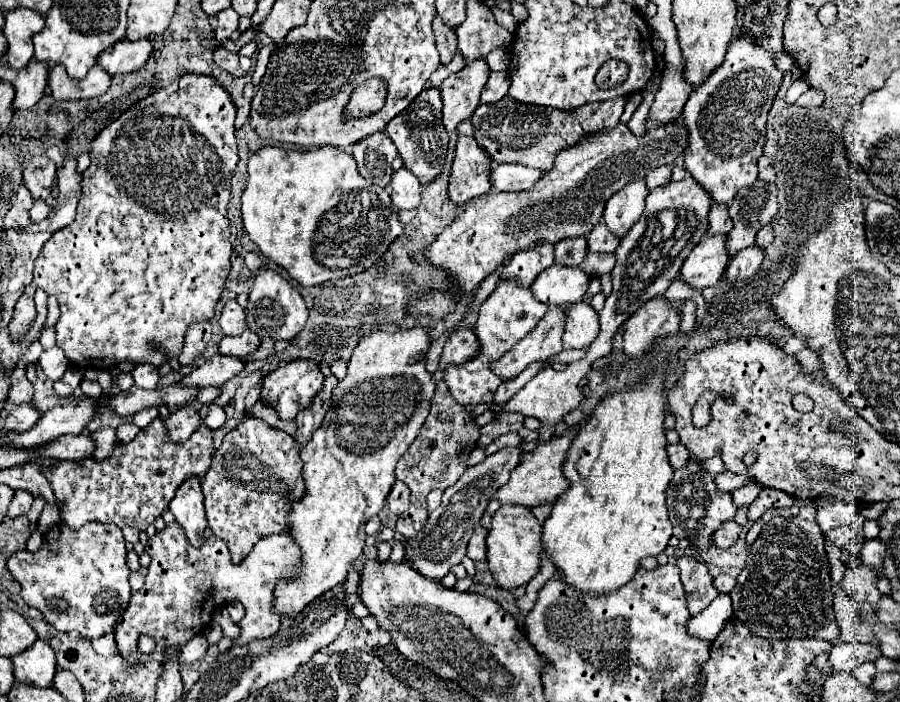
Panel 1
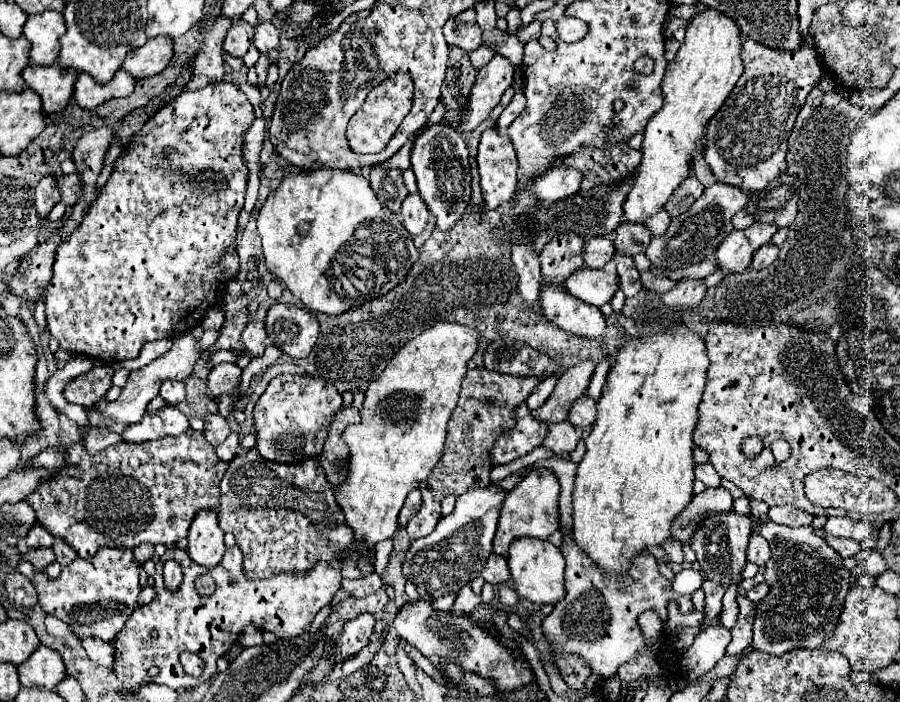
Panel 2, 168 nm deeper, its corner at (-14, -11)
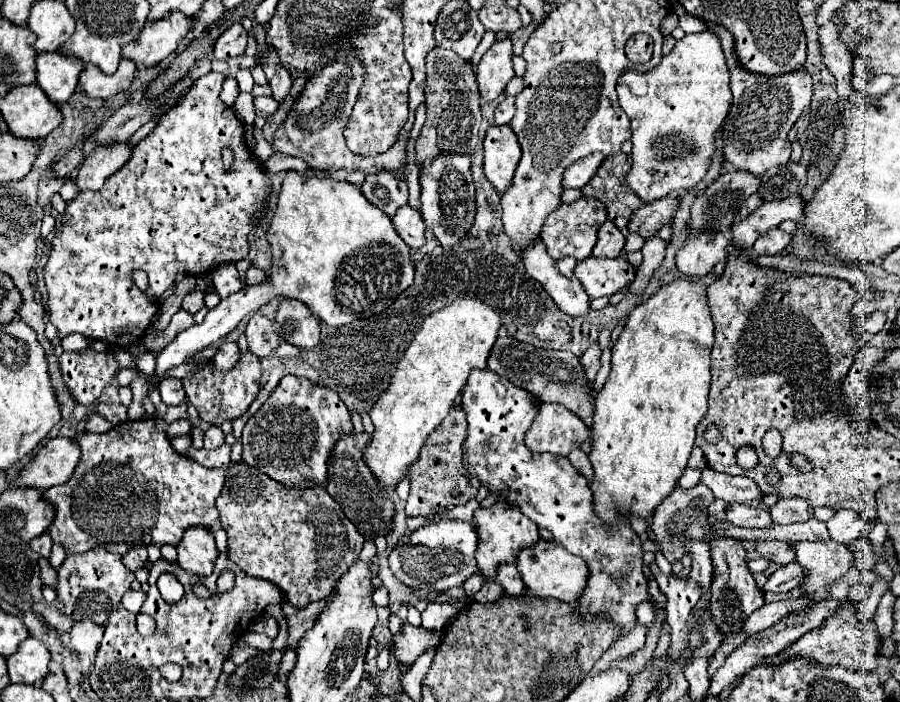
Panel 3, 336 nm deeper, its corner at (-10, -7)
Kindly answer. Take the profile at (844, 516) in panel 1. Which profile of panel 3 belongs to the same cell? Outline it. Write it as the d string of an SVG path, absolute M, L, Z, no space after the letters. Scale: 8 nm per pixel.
M839 509L827 521L827 529L829 529L829 537L833 541L851 545L865 531L865 521L851 509Z

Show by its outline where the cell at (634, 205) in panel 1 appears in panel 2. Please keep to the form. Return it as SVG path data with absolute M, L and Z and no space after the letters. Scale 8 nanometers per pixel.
M701 3L687 27L687 37L677 51L675 65L669 65L661 83L663 107L649 119L643 139L643 161L635 175L635 187L629 191L623 213L631 223L645 223L659 213L675 187L689 177L689 163L699 149L699 139L707 121L719 111L739 77L743 75L741 31L739 25L719 11L709 11Z

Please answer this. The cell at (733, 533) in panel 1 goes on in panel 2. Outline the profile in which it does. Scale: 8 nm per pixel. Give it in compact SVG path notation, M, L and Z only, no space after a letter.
M751 533L749 545L747 545L747 561L753 561L753 563L757 563L759 567L763 567L769 557L771 557L769 543L767 543L761 535Z

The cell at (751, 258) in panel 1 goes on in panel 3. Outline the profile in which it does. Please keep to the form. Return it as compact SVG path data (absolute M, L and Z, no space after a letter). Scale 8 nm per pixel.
M779 227L777 229L771 229L767 231L765 235L761 235L755 245L753 245L753 253L755 255L777 255L781 253L791 241L791 235L781 231Z

